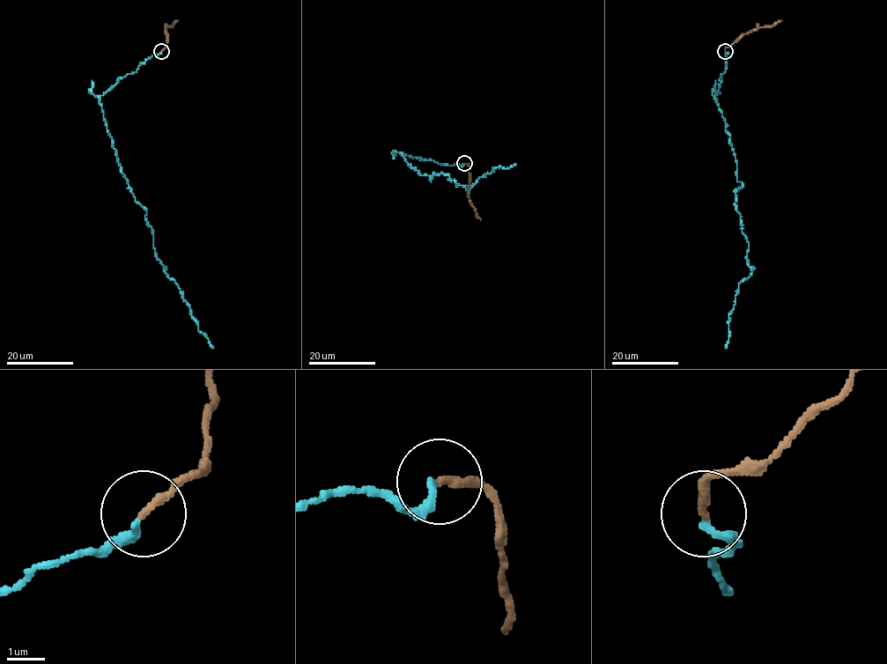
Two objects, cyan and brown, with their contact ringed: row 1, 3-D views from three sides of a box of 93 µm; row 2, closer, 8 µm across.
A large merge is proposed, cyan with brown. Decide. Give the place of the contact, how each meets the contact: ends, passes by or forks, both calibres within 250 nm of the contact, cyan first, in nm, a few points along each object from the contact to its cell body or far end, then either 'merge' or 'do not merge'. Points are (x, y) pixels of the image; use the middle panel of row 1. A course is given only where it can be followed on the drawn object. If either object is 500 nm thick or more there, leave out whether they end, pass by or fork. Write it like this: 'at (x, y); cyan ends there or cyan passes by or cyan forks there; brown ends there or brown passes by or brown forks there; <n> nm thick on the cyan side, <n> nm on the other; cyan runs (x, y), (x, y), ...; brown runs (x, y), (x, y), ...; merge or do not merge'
at (464, 163); cyan ends there; brown ends there; 240 nm thick on the cyan side, 240 nm on the other; cyan runs (463, 163), (440, 165), (402, 154), (431, 180), (433, 173), (447, 174), (467, 189), (494, 167), (516, 164); brown runs (463, 163), (469, 170), (467, 195), (481, 219); merge

